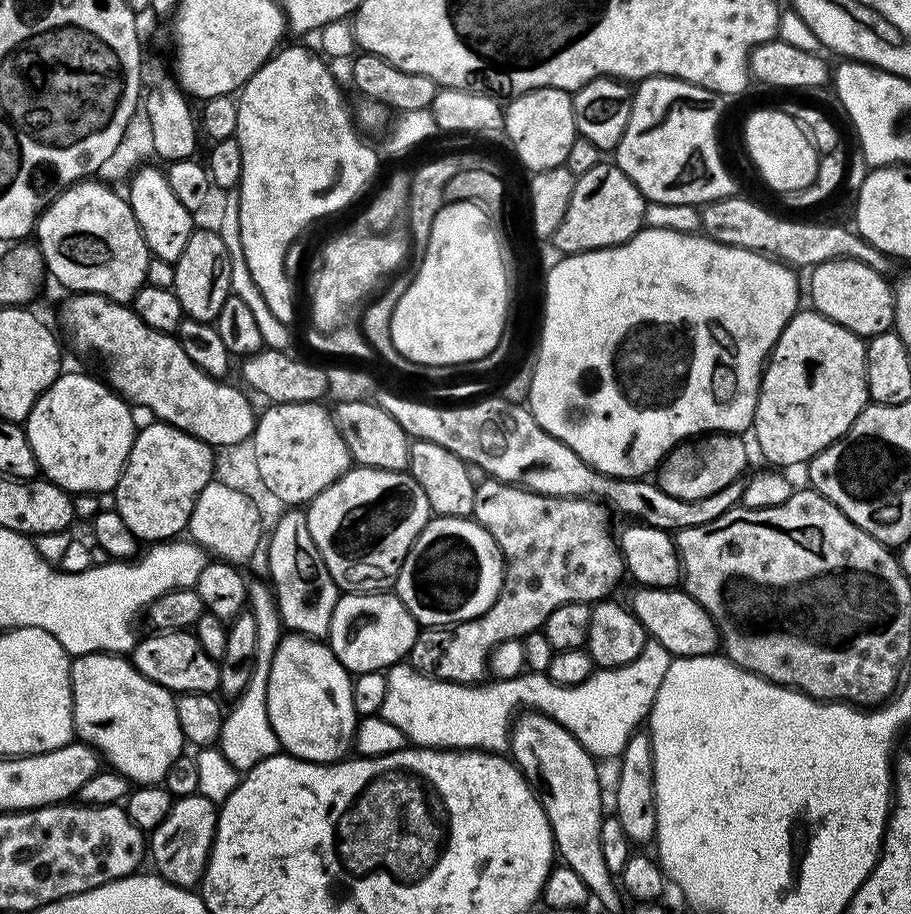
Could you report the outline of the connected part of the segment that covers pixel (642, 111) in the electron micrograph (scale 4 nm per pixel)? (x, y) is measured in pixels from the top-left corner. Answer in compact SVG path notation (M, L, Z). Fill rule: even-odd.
M650 76L646 82L641 83L639 87L635 89L632 97L633 111L628 119L626 130L622 134L618 146L614 149L614 162L629 178L631 178L634 182L634 186L638 186L638 190L643 194L645 201L654 204L690 204L693 206L707 206L713 204L715 200L727 200L729 196L737 191L736 180L728 173L728 168L724 165L723 158L720 157L720 144L716 141L716 127L720 124L720 103L722 103L722 100L717 93L706 90L705 88L695 88L693 84L687 84L685 80L675 80L673 76ZM659 108L664 111L664 121L660 121L660 116L656 113Z

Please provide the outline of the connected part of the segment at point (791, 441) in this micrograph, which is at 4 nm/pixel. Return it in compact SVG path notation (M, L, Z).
M812 310L804 311L797 311L782 330L776 339L776 347L770 353L764 375L760 377L760 397L756 403L751 431L756 432L756 444L761 454L774 464L772 466L807 465L809 460L830 447L835 440L844 439L858 414L869 403L864 365L865 341L842 325L835 324L827 316Z

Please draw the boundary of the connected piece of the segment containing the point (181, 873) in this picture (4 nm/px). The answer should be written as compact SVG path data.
M197 792L191 794L182 799L179 797L173 803L170 814L150 834L148 842L150 858L156 864L157 875L179 888L189 890L195 889L203 880L219 816L214 802Z

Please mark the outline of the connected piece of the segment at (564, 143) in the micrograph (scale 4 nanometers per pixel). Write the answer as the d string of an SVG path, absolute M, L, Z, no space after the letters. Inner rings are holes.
M535 88L533 92L523 92L521 96L509 99L504 108L504 132L516 151L516 156L532 168L533 173L546 171L548 168L559 168L565 163L570 154L570 146L578 138L574 110L572 109L572 96L561 88Z

